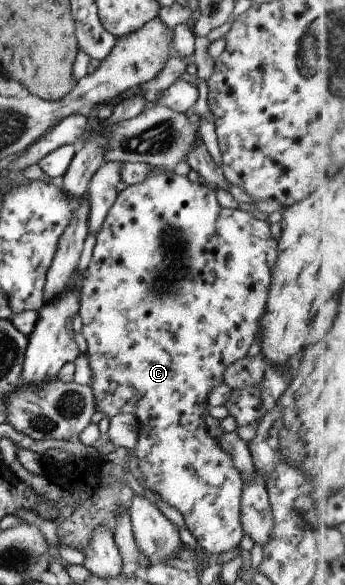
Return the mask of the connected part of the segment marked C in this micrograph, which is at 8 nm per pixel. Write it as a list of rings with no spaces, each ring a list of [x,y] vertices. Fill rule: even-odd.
[[[152,166],[152,173],[144,179],[144,181],[140,181],[140,183],[136,183],[134,185],[126,186],[126,188],[119,193],[117,193],[116,197],[114,198],[114,203],[110,205],[110,209],[108,209],[106,213],[106,217],[104,217],[104,221],[100,229],[98,229],[97,233],[95,234],[95,243],[92,249],[92,254],[90,261],[87,265],[85,272],[83,273],[81,284],[79,285],[79,300],[78,303],[80,307],[78,308],[78,315],[81,318],[81,329],[80,334],[84,338],[86,342],[86,354],[88,361],[88,369],[91,372],[91,382],[88,387],[91,389],[93,395],[93,402],[94,402],[94,409],[102,413],[102,417],[106,417],[107,419],[111,418],[112,416],[118,414],[132,414],[136,418],[137,423],[137,433],[136,433],[136,443],[134,443],[134,455],[136,456],[137,467],[139,472],[142,476],[142,481],[145,488],[152,491],[155,495],[160,495],[160,499],[168,505],[168,507],[172,507],[182,515],[182,519],[190,533],[196,539],[200,548],[206,552],[207,554],[215,554],[216,557],[219,555],[221,556],[228,556],[231,554],[232,551],[238,546],[240,543],[240,539],[242,539],[242,529],[240,529],[240,522],[239,522],[239,503],[241,498],[241,491],[243,488],[243,482],[240,480],[239,472],[236,470],[236,467],[232,464],[232,459],[230,455],[228,455],[218,444],[218,439],[210,436],[210,431],[207,430],[206,427],[206,419],[203,414],[208,412],[207,408],[207,395],[211,391],[213,387],[217,387],[222,383],[222,375],[224,369],[230,363],[234,363],[234,361],[238,361],[238,359],[242,359],[242,357],[246,356],[248,353],[248,347],[252,345],[252,341],[258,332],[258,319],[262,317],[262,311],[264,311],[264,307],[266,305],[266,291],[268,291],[268,287],[270,285],[270,277],[271,271],[274,267],[274,263],[277,258],[277,240],[271,237],[269,224],[260,219],[256,219],[255,216],[252,214],[240,211],[240,210],[231,210],[230,208],[221,207],[216,199],[214,198],[215,191],[204,184],[200,184],[199,182],[190,182],[188,178],[184,175],[177,175],[174,171],[166,171],[162,167],[155,167]]]

